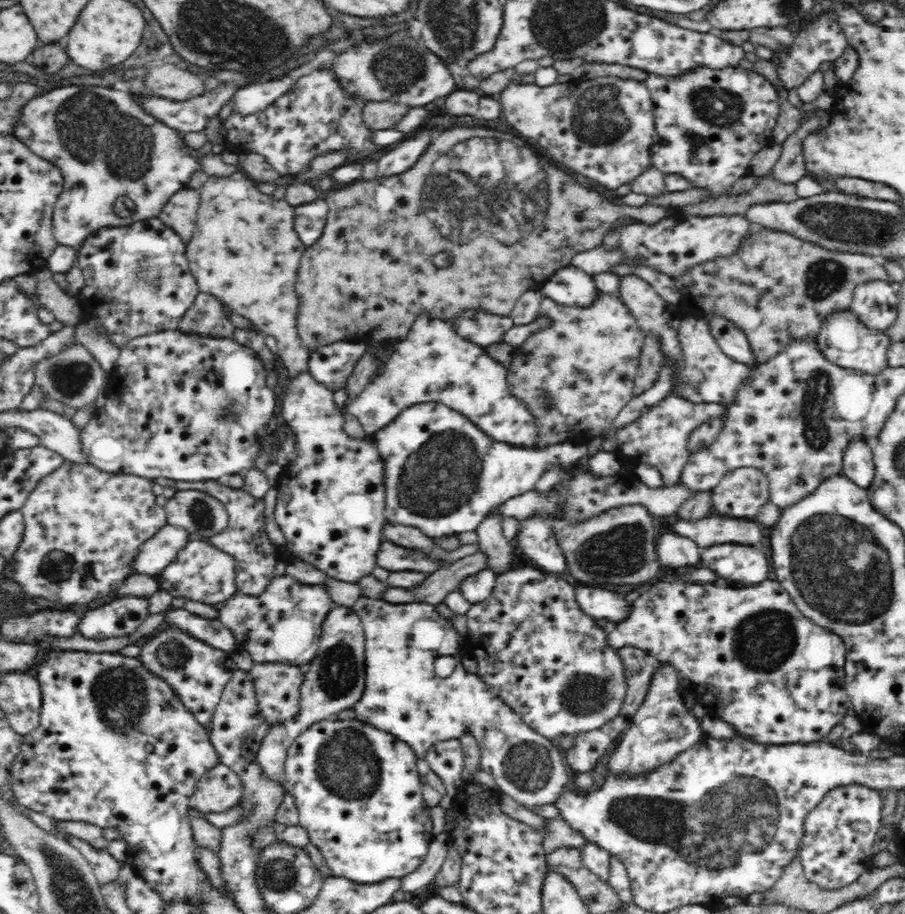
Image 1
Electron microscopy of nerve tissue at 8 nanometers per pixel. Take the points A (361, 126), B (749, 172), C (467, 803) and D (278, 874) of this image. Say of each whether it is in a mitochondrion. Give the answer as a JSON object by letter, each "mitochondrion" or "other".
{"A":"other","B":"other","C":"other","D":"mitochondrion"}

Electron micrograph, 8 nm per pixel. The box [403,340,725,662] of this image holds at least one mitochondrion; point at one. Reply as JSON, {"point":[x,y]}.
{"point":[616,552]}

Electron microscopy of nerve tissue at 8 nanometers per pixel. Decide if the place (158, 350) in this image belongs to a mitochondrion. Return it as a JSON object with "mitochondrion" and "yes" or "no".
{"mitochondrion":"no"}

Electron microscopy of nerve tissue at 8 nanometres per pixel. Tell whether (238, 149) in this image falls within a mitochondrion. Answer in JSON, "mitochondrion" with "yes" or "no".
{"mitochondrion":"no"}

